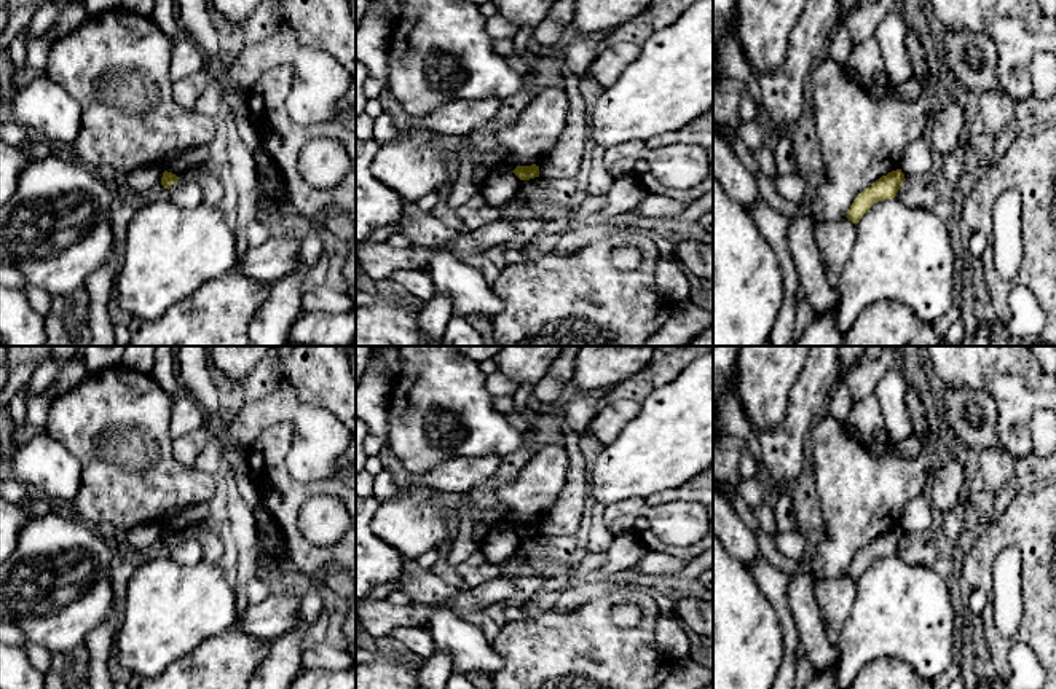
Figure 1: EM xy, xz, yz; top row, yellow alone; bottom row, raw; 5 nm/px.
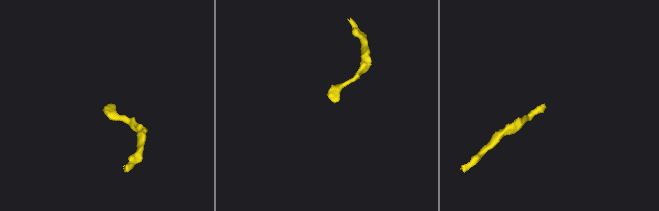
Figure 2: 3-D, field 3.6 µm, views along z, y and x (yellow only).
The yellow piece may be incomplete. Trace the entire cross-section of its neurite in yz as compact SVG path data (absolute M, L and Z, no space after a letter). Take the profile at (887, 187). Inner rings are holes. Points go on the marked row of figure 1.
M901 169L882 175L853 199L845 217L857 225L874 203L895 198L904 180Z

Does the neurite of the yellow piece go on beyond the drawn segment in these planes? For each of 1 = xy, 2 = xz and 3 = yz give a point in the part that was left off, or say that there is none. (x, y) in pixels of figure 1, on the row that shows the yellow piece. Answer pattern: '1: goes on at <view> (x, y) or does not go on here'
1: does not go on here
2: does not go on here
3: does not go on here

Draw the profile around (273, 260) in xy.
M271 236L262 246L249 249L233 271L263 284L276 284L298 268L301 262L300 247L297 238Z

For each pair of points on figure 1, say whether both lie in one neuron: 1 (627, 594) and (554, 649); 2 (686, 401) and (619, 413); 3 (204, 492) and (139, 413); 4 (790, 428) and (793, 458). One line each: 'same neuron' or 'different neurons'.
1: same neuron
2: different neurons
3: same neuron
4: same neuron

